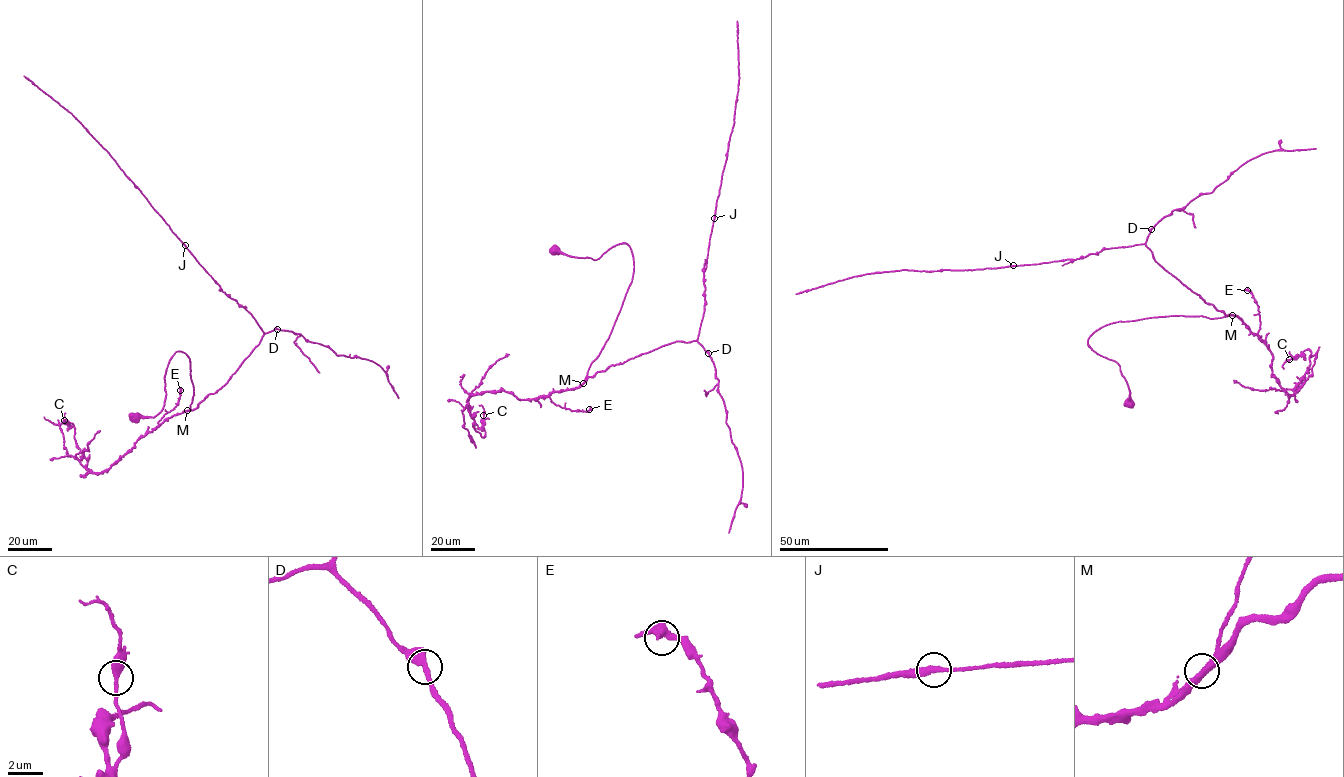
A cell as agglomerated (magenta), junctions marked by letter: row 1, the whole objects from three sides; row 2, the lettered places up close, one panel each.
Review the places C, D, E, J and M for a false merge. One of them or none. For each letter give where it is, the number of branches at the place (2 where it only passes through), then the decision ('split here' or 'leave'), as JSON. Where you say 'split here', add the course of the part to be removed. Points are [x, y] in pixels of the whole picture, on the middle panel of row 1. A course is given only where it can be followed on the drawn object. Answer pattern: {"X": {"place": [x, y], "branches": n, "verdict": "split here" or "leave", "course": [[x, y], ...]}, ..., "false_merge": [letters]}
{"C": {"place": [483, 415], "branches": 2, "verdict": "leave"}, "D": {"place": [708, 353], "branches": 2, "verdict": "leave"}, "E": {"place": [589, 409], "branches": 2, "verdict": "leave"}, "J": {"place": [714, 218], "branches": 2, "verdict": "leave"}, "M": {"place": [583, 383], "branches": 2, "verdict": "leave"}, "false_merge": []}

